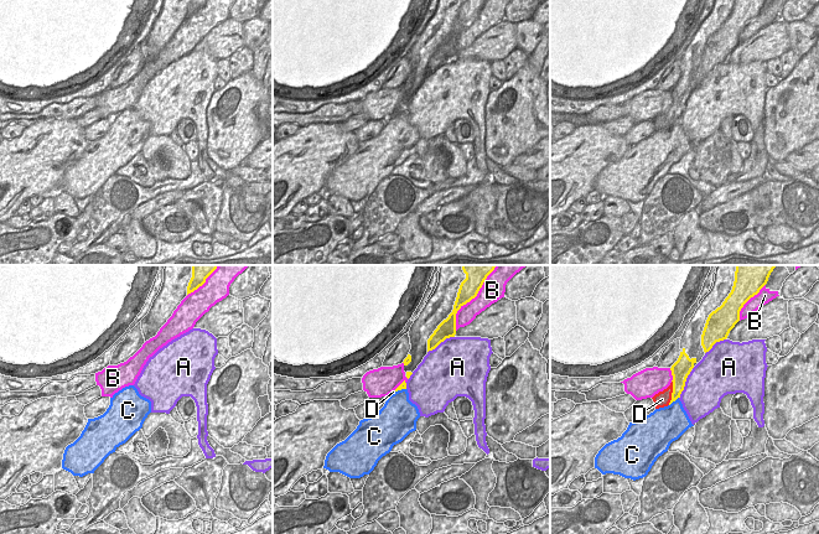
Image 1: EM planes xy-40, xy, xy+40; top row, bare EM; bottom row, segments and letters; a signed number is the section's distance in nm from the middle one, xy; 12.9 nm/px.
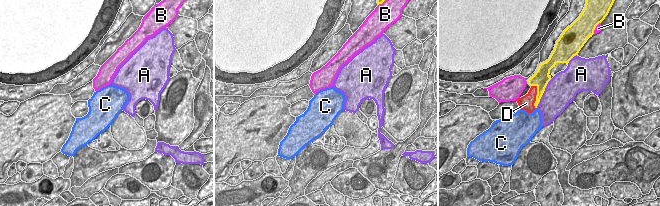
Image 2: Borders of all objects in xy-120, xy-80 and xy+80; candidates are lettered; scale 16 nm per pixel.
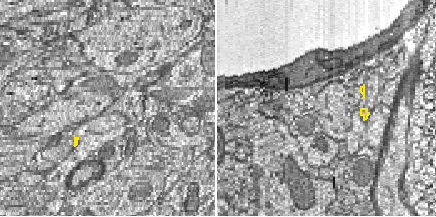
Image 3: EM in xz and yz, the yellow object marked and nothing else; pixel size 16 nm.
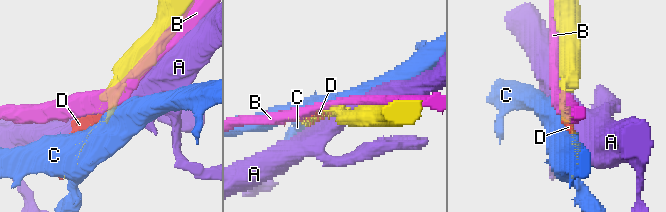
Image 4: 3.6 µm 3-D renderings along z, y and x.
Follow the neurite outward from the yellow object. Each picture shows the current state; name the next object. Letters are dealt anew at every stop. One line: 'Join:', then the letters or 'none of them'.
Join: none of them

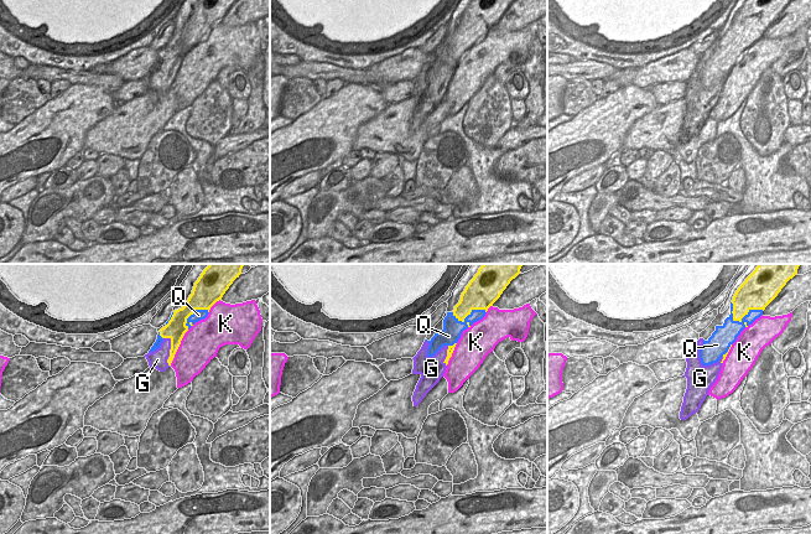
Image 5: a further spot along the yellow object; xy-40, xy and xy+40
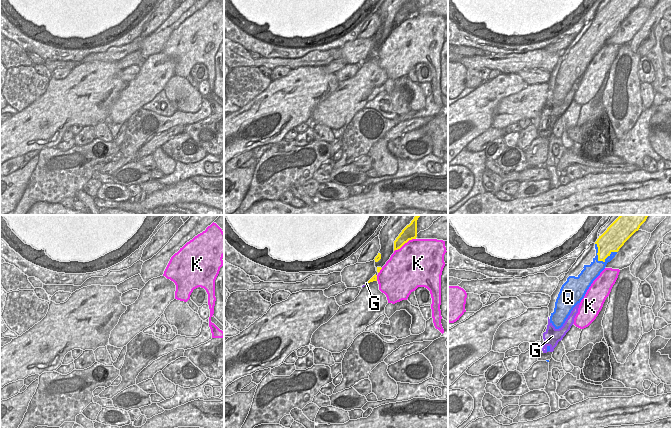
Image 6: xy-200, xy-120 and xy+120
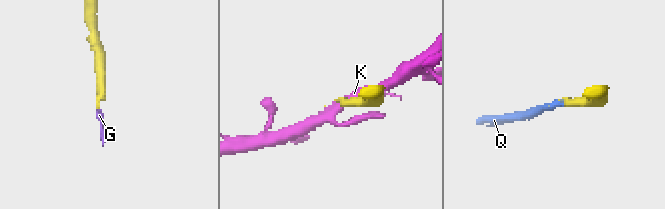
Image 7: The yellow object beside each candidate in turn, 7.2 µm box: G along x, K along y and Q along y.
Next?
Join: Q

